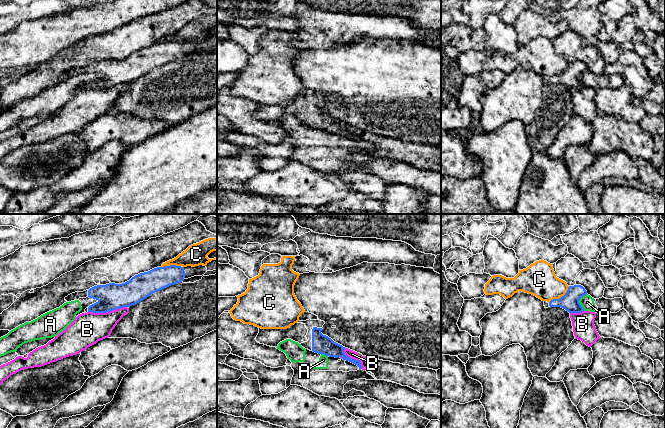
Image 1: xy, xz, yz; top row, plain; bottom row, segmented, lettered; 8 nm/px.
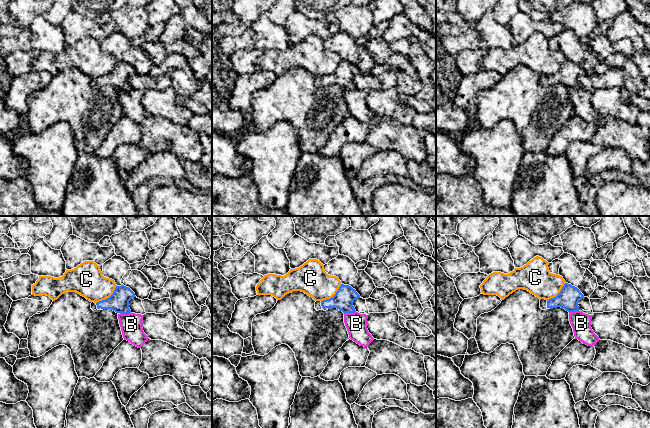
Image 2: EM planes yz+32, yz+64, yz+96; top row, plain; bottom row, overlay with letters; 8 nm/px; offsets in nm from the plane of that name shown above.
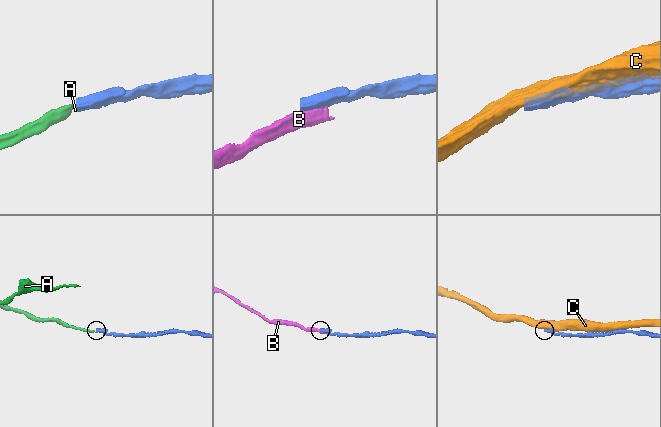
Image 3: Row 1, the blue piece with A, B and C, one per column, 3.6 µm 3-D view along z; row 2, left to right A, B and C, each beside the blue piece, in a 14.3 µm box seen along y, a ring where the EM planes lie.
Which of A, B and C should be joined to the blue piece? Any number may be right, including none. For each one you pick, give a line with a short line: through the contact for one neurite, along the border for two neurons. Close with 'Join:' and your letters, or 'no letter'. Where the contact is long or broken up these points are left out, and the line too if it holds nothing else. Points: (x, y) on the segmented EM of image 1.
Join: no letter

